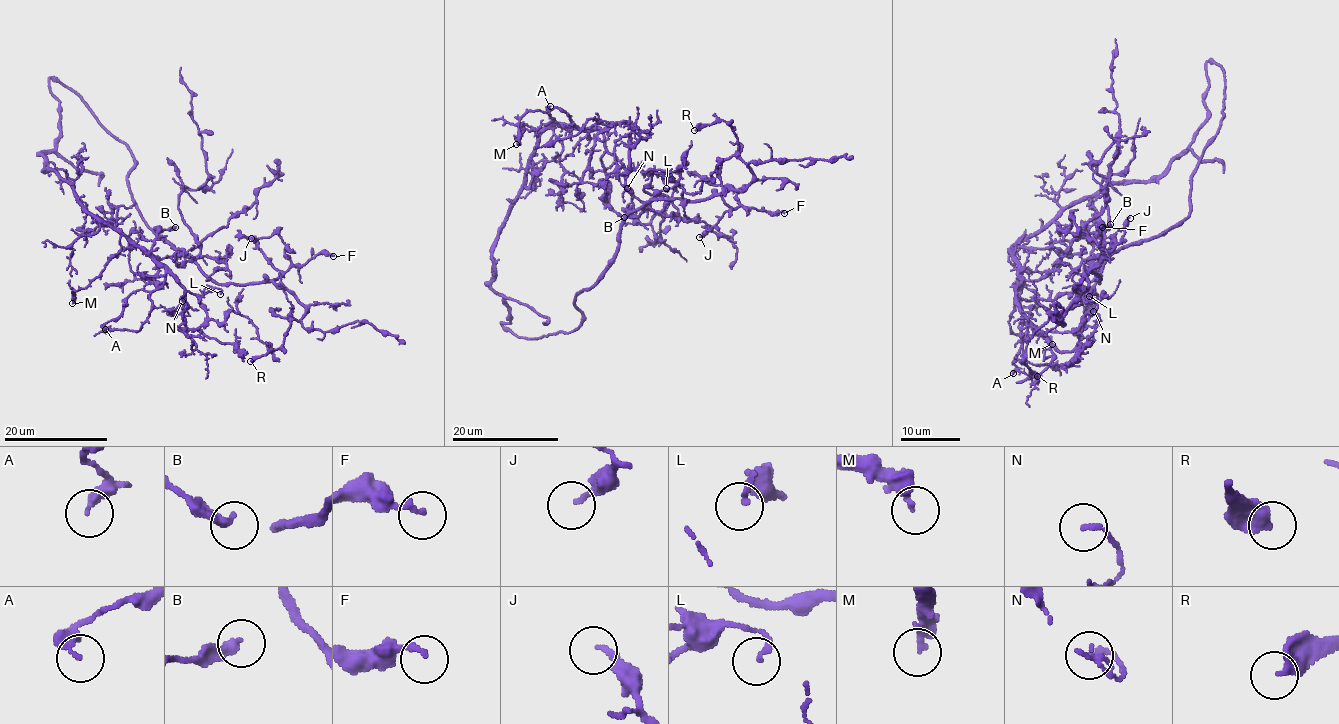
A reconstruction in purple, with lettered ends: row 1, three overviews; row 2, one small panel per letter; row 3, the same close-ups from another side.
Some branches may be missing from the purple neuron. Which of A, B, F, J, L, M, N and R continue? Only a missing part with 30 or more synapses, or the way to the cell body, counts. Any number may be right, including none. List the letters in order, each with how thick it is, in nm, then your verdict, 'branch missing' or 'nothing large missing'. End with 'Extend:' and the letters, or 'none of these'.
A: 240 nm thick; nothing large missing
B: 300 nm thick; nothing large missing
F: 190 nm thick; nothing large missing
J: 160 nm thick; nothing large missing
L: 170 nm thick; nothing large missing
M: 280 nm thick; nothing large missing
N: 130 nm thick; nothing large missing
R: 360 nm thick; nothing large missing
Extend: none of these

